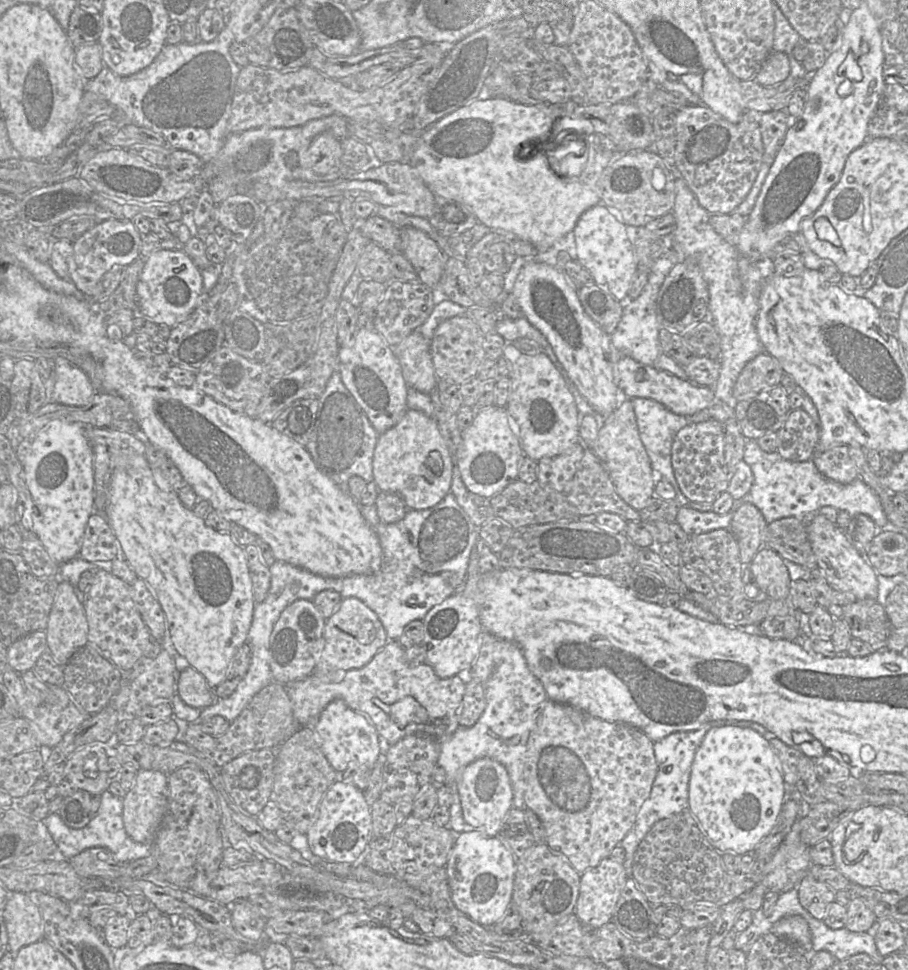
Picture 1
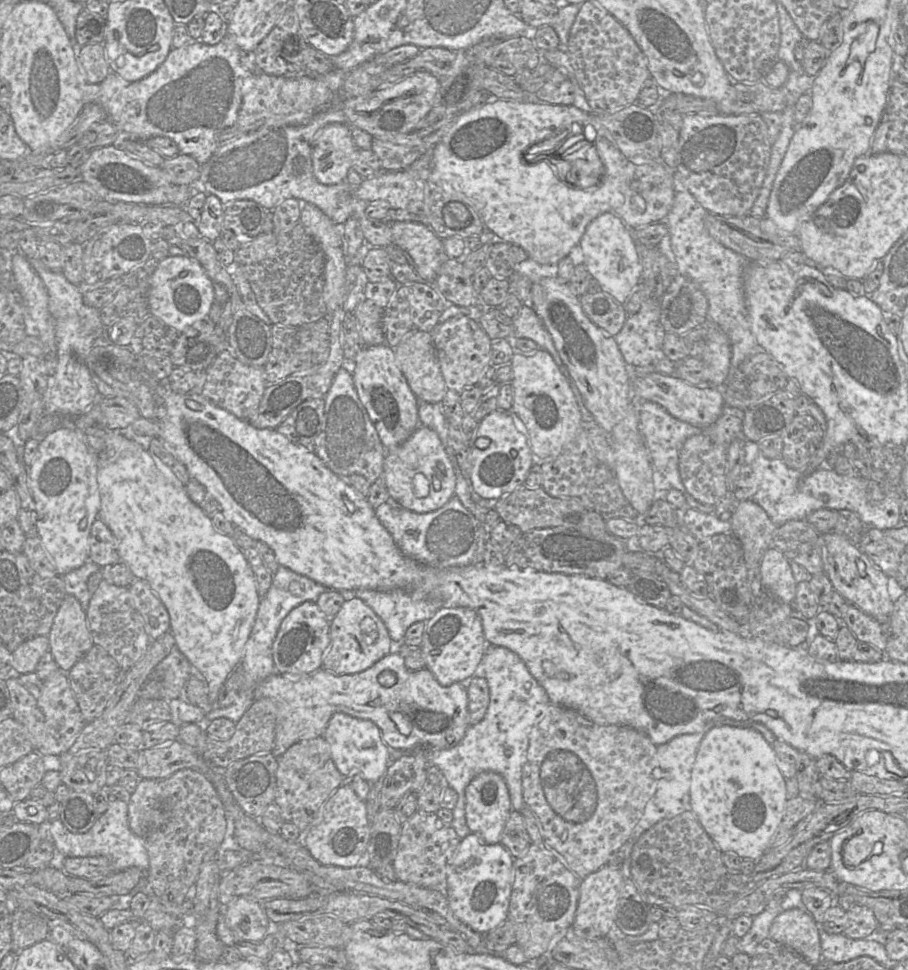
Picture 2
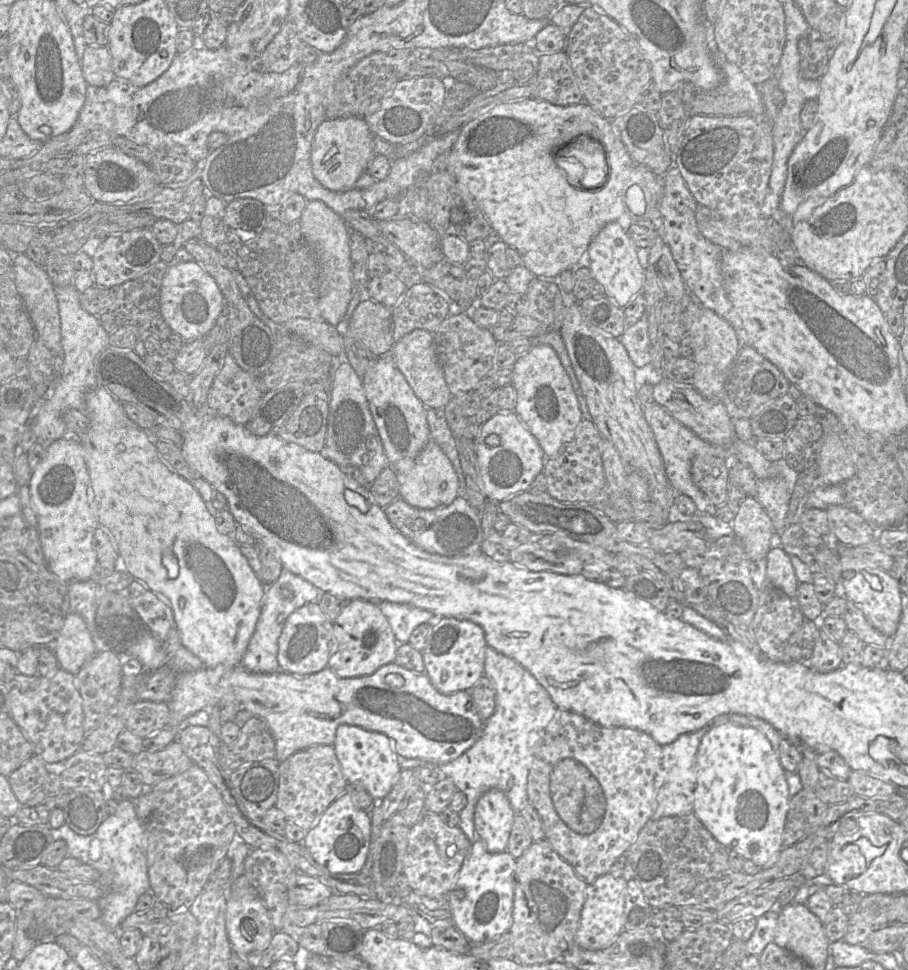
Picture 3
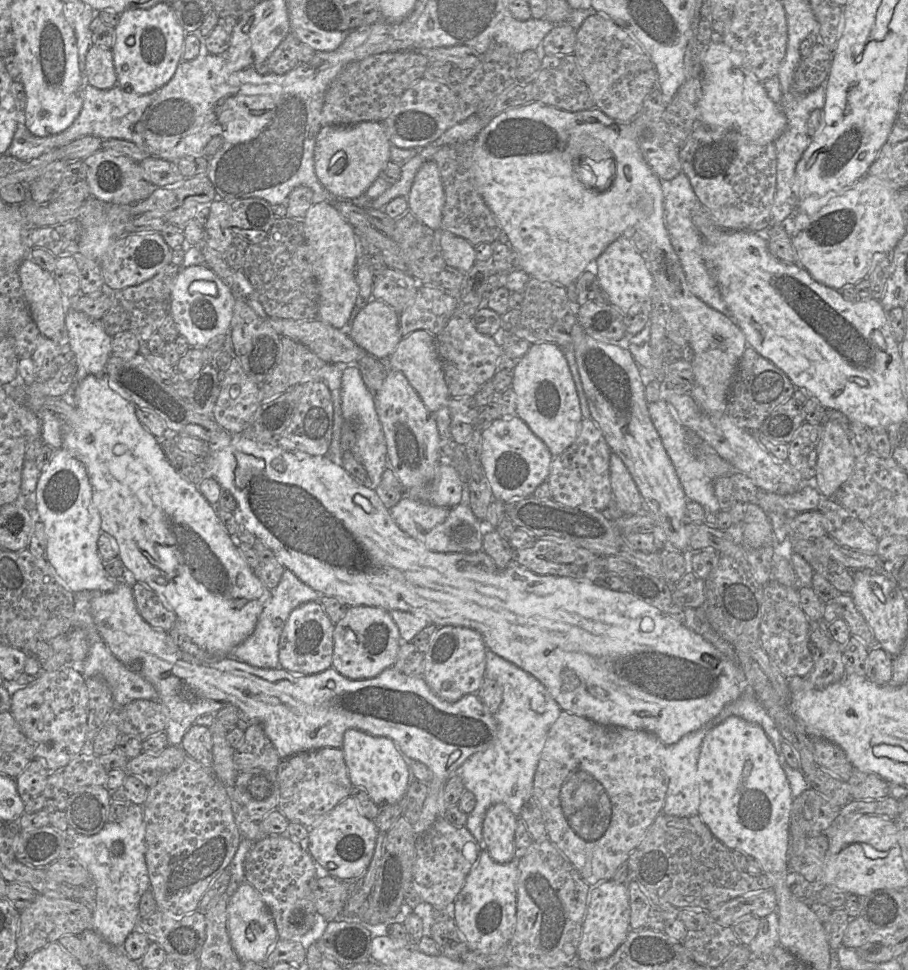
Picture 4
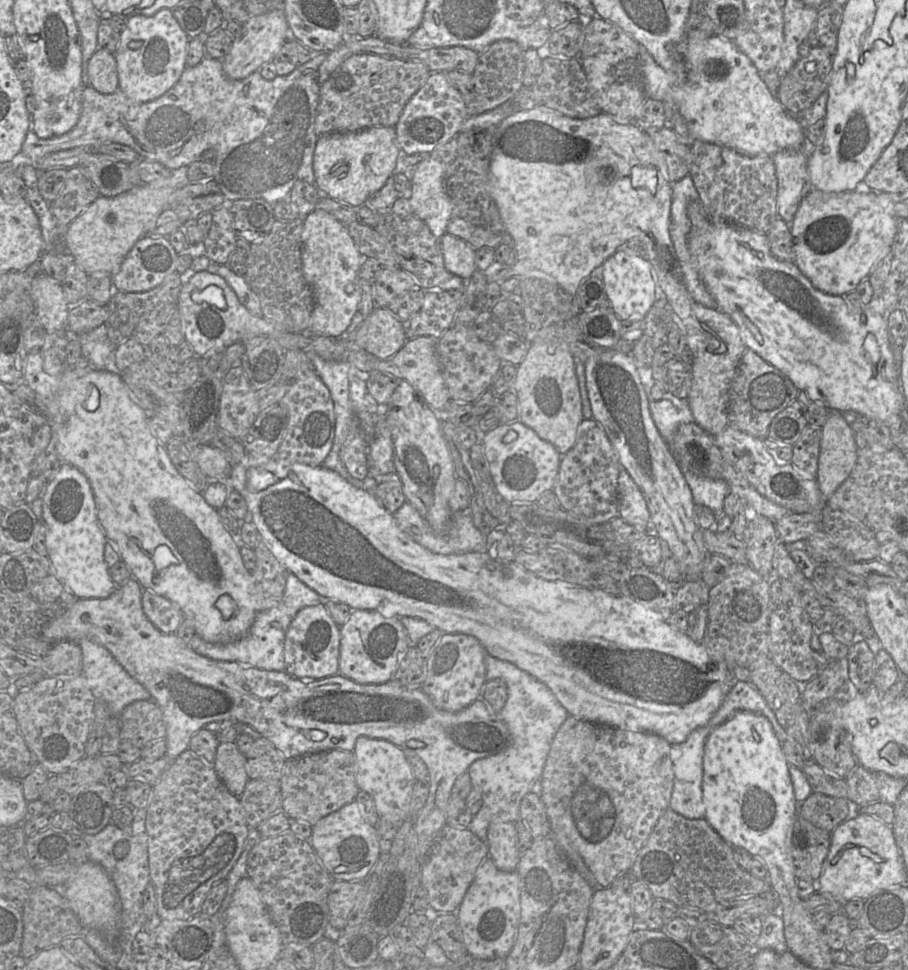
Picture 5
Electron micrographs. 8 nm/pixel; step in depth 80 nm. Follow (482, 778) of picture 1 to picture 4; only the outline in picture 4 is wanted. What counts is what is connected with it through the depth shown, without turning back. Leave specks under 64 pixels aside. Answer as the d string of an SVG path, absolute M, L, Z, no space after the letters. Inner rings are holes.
M503 803L491 805L483 820L483 848L497 863L507 863L514 857L514 836L517 818Z

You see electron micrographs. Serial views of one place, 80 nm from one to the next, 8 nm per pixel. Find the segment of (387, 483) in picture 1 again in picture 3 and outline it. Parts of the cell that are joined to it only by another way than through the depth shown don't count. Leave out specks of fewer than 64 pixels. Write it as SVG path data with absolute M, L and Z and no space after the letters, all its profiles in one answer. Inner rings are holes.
M432 440L414 459L413 467L407 473L397 473L399 497L413 507L434 509L451 504L458 496L459 479L443 450Z

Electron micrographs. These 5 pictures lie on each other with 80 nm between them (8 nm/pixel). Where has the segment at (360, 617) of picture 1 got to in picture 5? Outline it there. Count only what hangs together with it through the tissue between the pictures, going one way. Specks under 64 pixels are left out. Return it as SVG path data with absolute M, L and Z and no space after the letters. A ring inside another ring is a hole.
M355 609L340 627L339 673L359 684L382 684L393 679L400 658L410 646L399 617Z

